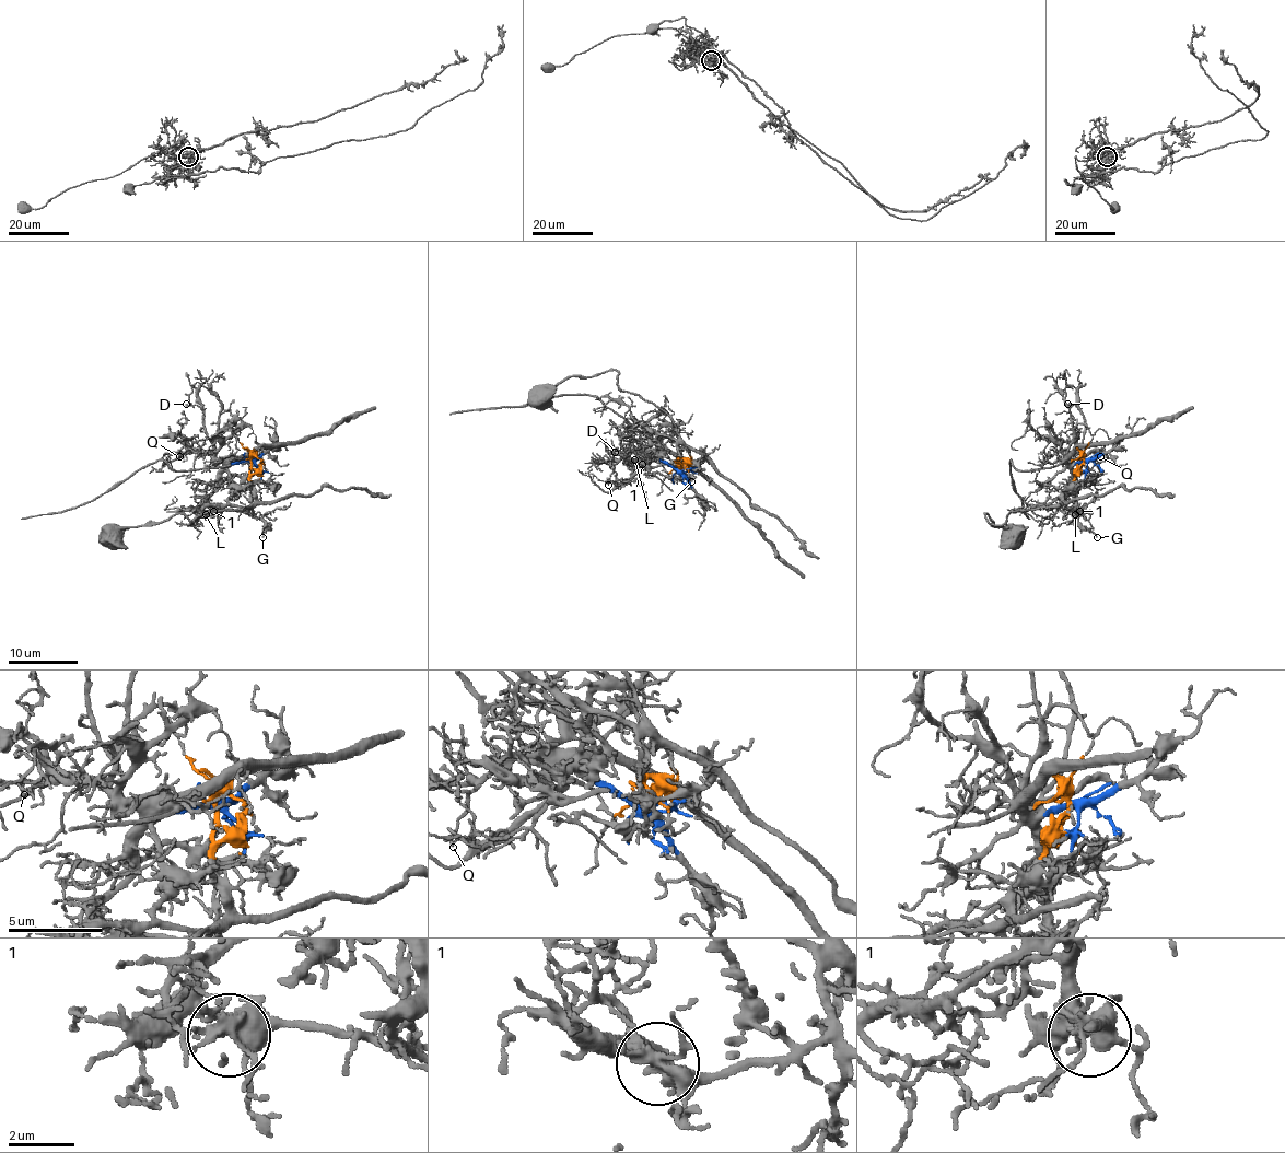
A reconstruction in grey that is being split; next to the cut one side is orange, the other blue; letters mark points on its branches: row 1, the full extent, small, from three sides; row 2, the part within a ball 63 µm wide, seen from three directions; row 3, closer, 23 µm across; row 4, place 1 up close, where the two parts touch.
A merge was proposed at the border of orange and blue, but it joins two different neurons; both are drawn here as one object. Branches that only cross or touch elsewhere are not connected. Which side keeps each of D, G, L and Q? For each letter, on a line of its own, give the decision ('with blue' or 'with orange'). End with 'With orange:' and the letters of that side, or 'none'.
D: with blue
G: with orange
L: with orange
Q: with blue
With orange: G, L

